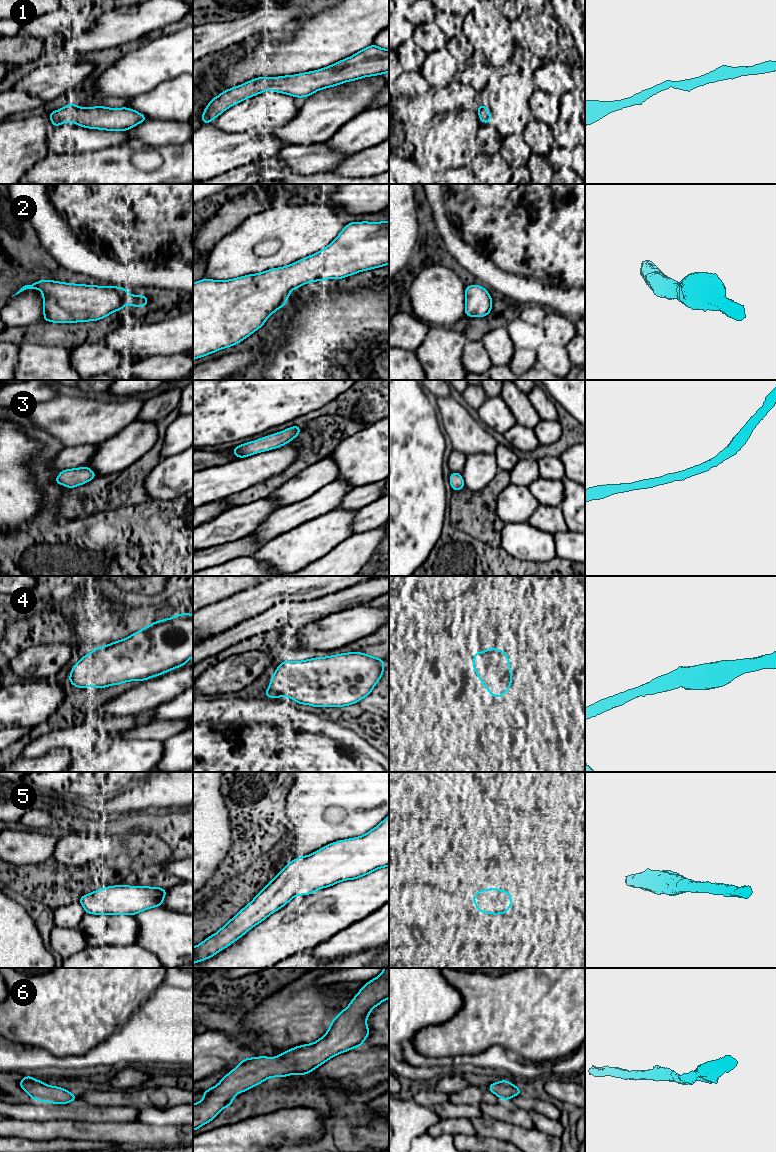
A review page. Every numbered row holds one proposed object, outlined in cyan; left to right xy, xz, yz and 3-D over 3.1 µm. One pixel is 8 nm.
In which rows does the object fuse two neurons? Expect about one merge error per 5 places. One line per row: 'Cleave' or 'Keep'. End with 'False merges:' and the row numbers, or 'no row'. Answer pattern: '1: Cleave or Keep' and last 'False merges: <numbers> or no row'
1: Keep
2: Keep
3: Keep
4: Keep
5: Keep
6: Keep
False merges: no row

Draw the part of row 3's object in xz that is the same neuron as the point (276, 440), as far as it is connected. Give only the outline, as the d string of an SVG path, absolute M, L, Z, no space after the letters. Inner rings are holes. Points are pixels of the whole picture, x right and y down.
M293 426L284 431L260 438L256 441L247 442L238 447L232 448L231 450L237 458L243 458L259 452L272 450L281 447L296 438L301 429L302 427Z

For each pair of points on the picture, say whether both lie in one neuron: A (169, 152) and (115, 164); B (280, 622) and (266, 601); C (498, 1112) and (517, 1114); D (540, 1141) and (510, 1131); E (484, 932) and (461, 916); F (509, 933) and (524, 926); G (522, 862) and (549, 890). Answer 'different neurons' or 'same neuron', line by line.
A: same neuron
B: different neurons
C: same neuron
D: same neuron
E: different neurons
F: different neurons
G: different neurons

